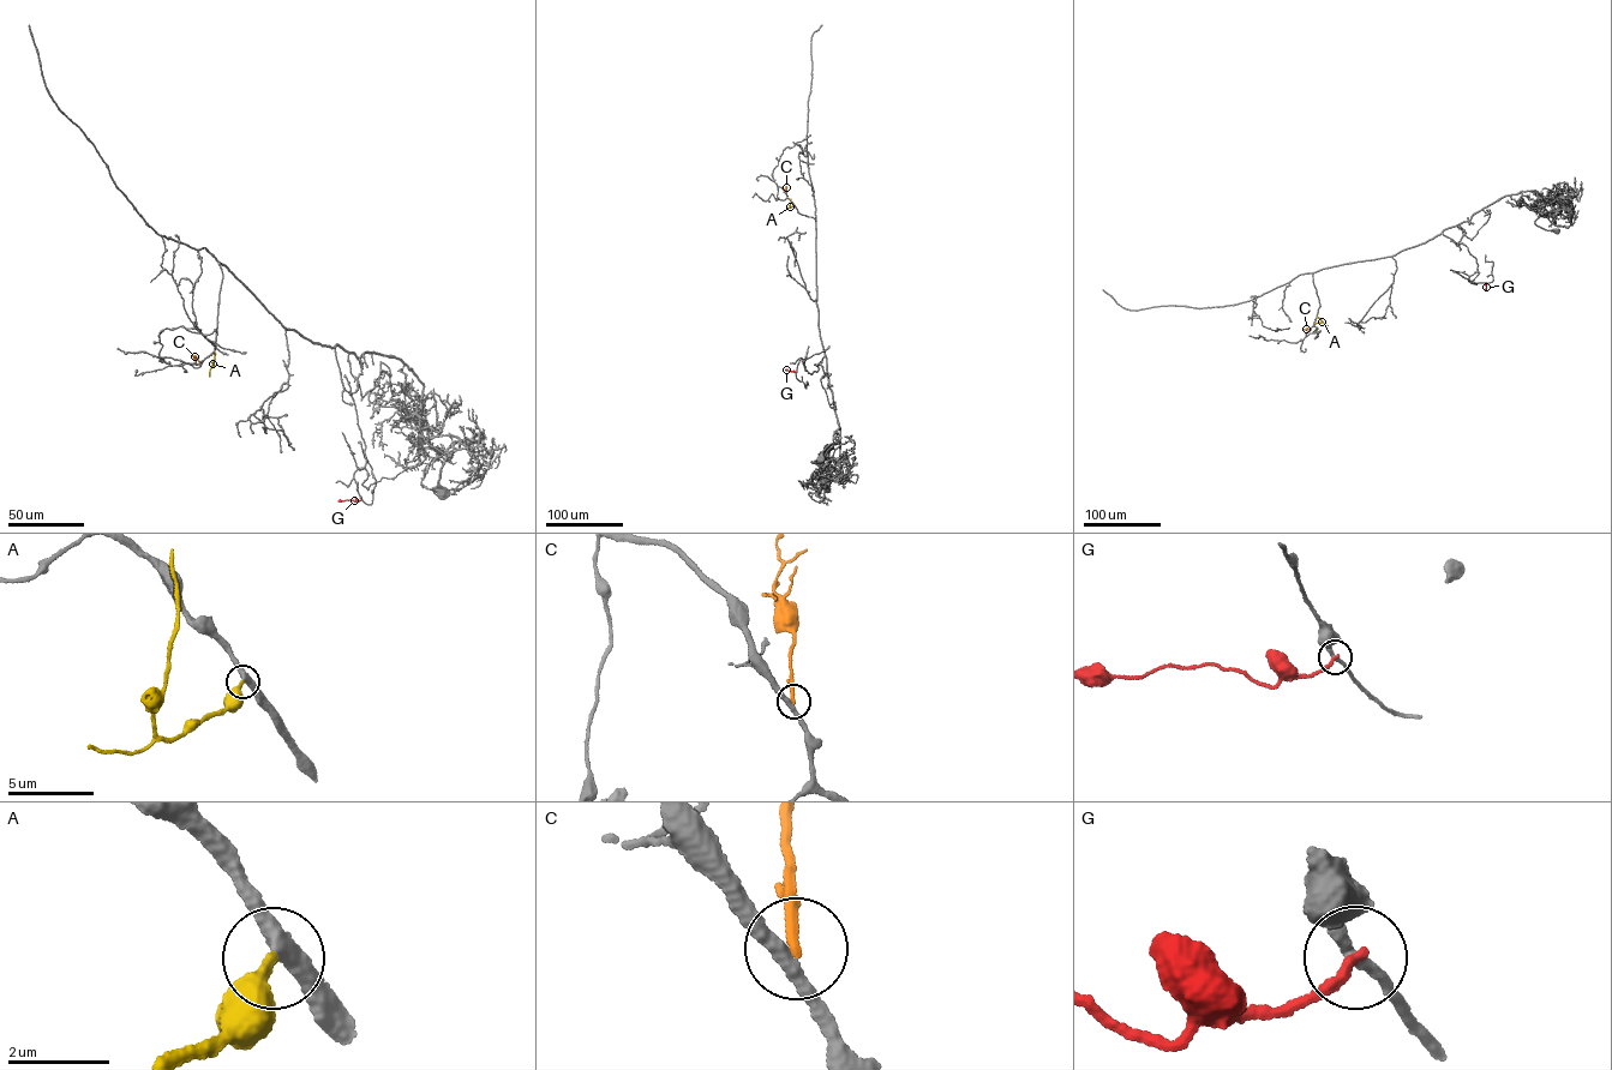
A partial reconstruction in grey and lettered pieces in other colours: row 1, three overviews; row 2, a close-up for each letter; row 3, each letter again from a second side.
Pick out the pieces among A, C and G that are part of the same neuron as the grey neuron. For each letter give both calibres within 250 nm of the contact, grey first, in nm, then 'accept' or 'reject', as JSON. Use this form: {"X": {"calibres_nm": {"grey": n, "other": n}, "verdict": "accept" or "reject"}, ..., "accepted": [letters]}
{"A": {"calibres_nm": {"grey": 320, "other": 300}, "verdict": "accept"}, "C": {"calibres_nm": {"grey": 280, "other": 190}, "verdict": "reject"}, "G": {"calibres_nm": {"grey": 240, "other": 220}, "verdict": "reject"}, "accepted": ["A"]}

